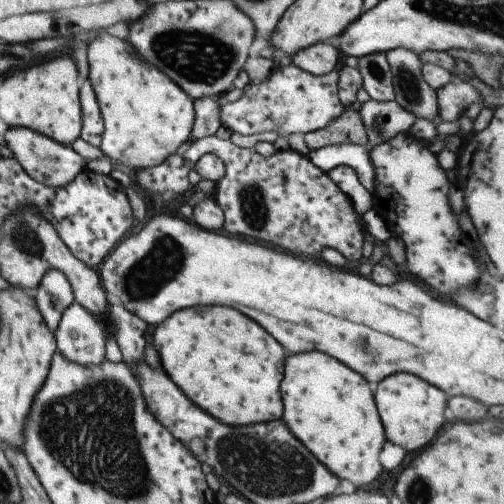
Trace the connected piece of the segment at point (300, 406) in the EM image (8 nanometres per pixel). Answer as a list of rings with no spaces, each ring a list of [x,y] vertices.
[[[303,352],[303,354],[289,354],[285,358],[285,370],[279,384],[281,400],[283,400],[283,414],[281,420],[289,428],[289,432],[333,474],[339,478],[347,478],[355,485],[373,485],[373,478],[381,472],[381,464],[377,460],[377,454],[385,442],[385,434],[375,410],[373,396],[369,392],[367,382],[339,364],[335,358],[323,354],[323,352]]]

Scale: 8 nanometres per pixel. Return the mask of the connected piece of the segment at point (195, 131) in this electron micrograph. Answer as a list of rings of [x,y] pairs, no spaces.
[[[201,97],[192,100],[194,122],[189,141],[213,136],[220,126],[219,103],[213,97]]]

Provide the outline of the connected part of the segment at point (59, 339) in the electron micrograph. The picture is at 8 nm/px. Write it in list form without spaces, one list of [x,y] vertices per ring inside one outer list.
[[[72,303],[63,310],[54,338],[56,351],[79,366],[101,366],[105,360],[107,329],[101,321],[83,310],[79,304]]]

